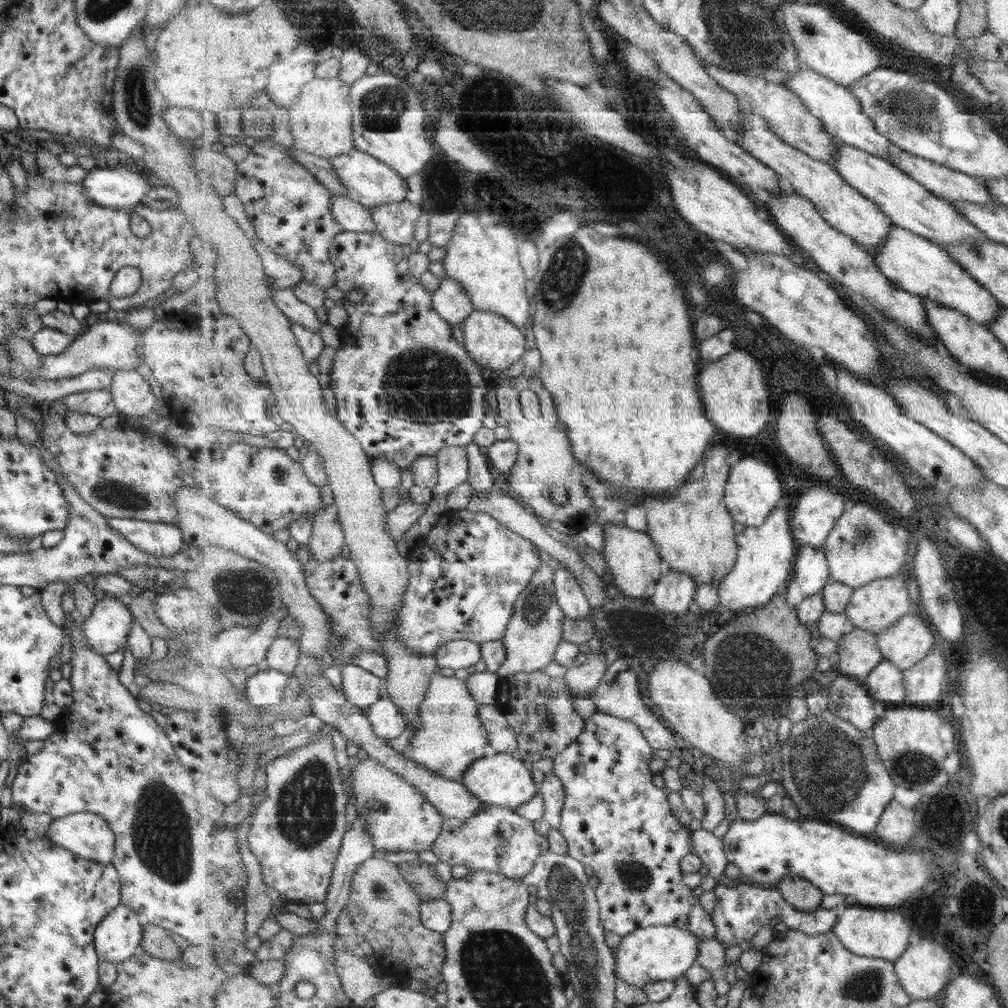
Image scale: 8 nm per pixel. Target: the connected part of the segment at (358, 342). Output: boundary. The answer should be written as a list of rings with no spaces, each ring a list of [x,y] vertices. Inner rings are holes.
[[[345,231],[334,238],[330,246],[330,257],[336,268],[337,282],[336,288],[342,291],[342,303],[345,311],[348,313],[348,322],[343,329],[344,341],[343,346],[336,349],[333,360],[333,366],[330,371],[329,387],[334,392],[336,399],[336,415],[338,419],[350,430],[358,439],[366,454],[371,459],[387,459],[394,462],[400,469],[409,468],[422,456],[436,456],[443,448],[455,446],[469,446],[475,443],[475,435],[483,428],[483,418],[485,418],[485,400],[487,400],[487,392],[491,389],[487,385],[488,380],[481,376],[482,366],[477,363],[471,356],[471,353],[462,348],[453,336],[450,322],[443,318],[437,310],[434,309],[433,292],[429,293],[423,286],[418,283],[419,277],[410,271],[410,255],[406,246],[399,243],[391,242],[378,232],[357,233],[354,231]],[[353,290],[363,290],[365,293],[365,302],[363,304],[351,304],[349,293]]]

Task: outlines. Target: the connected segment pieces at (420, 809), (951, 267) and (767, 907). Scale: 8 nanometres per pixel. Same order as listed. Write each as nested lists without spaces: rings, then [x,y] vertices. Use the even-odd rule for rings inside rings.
[[[365,757],[358,758],[358,763],[352,768],[351,785],[356,797],[357,812],[366,818],[366,827],[374,838],[377,854],[432,850],[441,834],[444,814],[422,796],[418,786],[409,784],[379,761]],[[360,759],[363,761],[359,762]]]
[[[895,225],[880,249],[871,250],[877,266],[894,283],[911,294],[931,299],[943,306],[963,311],[975,322],[988,327],[996,317],[1001,304],[991,291],[975,280],[943,245],[917,234],[915,231]]]
[[[743,879],[733,886],[716,885],[713,891],[720,900],[712,912],[717,925],[716,939],[722,942],[725,948],[732,944],[740,945],[743,940],[751,940],[763,926],[768,926],[771,920],[781,920],[789,929],[802,930],[815,936],[832,931],[840,916],[837,908],[825,910],[819,907],[811,913],[799,911],[786,901],[778,888],[761,888],[761,884],[752,884]]]

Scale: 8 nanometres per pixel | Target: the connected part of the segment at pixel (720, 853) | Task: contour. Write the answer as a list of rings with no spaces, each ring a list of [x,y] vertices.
[[[703,828],[696,829],[691,833],[694,844],[693,852],[703,860],[704,865],[709,870],[709,874],[712,875],[715,880],[719,880],[721,876],[725,876],[728,858],[722,838],[717,838],[715,834]]]

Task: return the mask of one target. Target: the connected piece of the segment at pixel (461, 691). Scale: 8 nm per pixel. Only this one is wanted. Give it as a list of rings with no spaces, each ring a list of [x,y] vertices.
[[[442,669],[436,671],[420,707],[422,724],[413,731],[408,747],[401,754],[440,777],[461,781],[475,762],[492,752],[487,729],[479,718],[479,705],[465,681]]]

